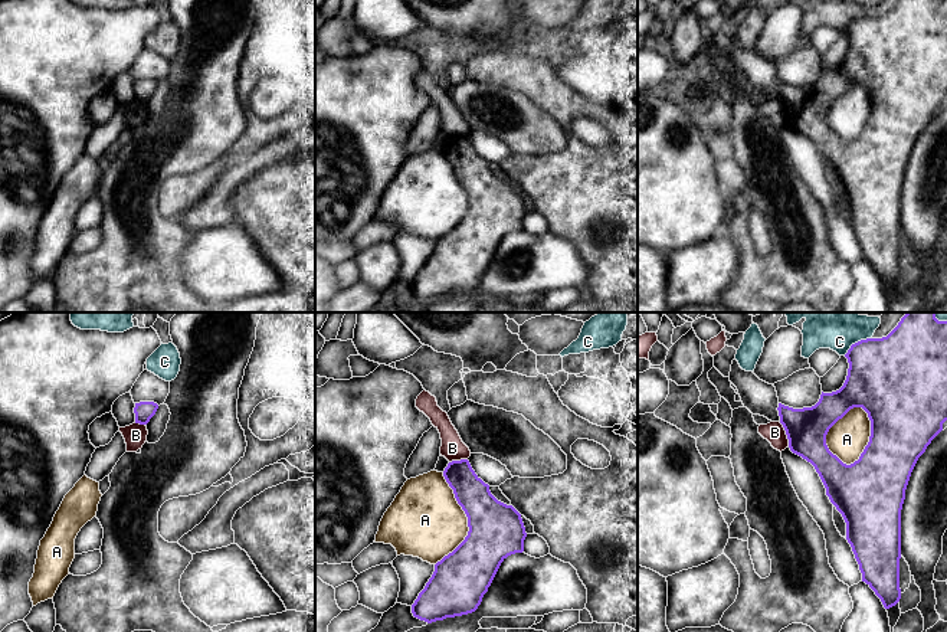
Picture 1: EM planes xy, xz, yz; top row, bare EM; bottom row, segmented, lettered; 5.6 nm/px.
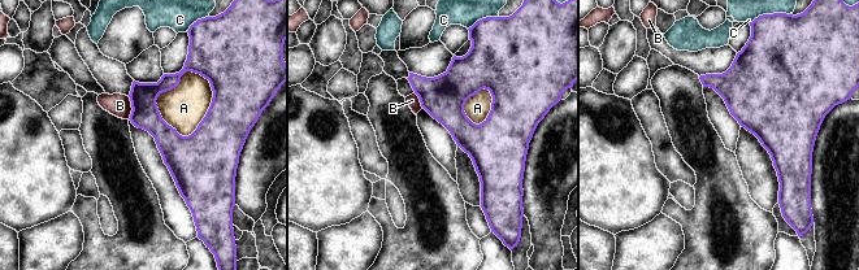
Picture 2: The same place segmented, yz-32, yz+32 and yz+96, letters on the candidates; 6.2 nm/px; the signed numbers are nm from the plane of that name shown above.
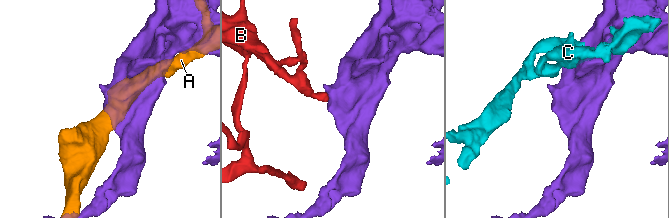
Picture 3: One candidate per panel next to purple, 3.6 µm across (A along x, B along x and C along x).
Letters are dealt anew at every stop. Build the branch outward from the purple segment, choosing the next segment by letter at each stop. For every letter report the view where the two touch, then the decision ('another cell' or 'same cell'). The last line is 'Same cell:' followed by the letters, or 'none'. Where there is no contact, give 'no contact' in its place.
A: yz | another cell
B: yz | another cell
C: yz | another cell
Same cell: none

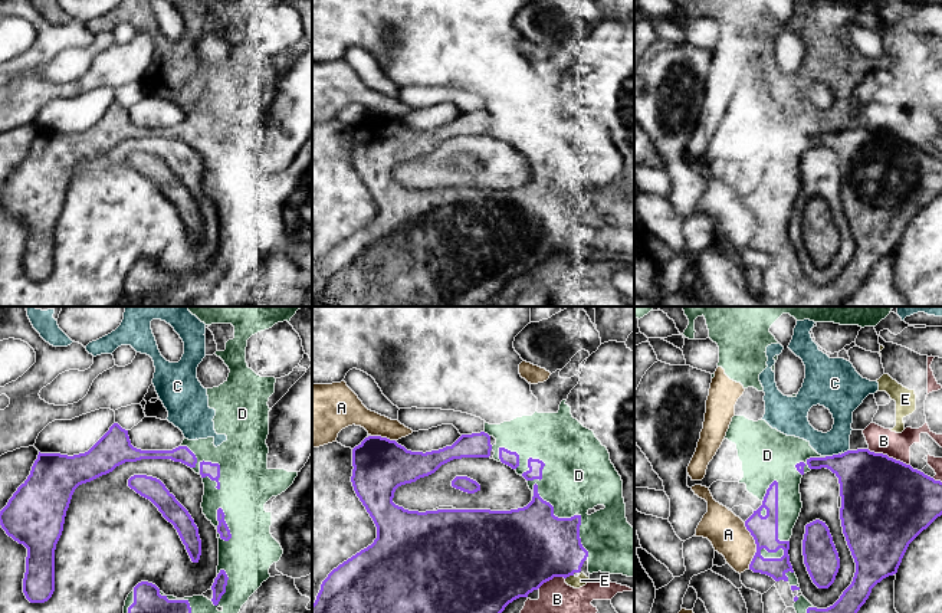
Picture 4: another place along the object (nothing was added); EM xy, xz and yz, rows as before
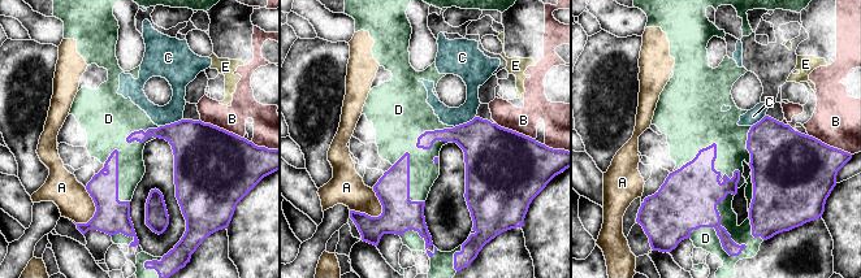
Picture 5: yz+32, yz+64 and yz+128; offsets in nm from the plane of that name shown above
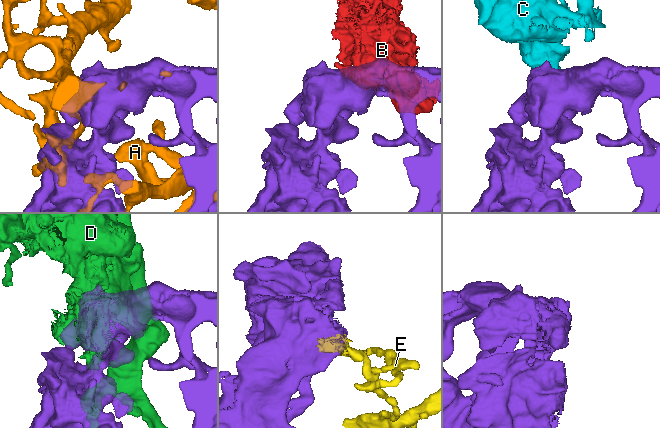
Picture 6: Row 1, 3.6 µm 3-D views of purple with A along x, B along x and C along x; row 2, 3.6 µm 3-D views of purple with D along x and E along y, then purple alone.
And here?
A: yz | another cell
B: yz | another cell
C: yz | another cell
D: xy | same cell
E: xz | another cell
Same cell: D

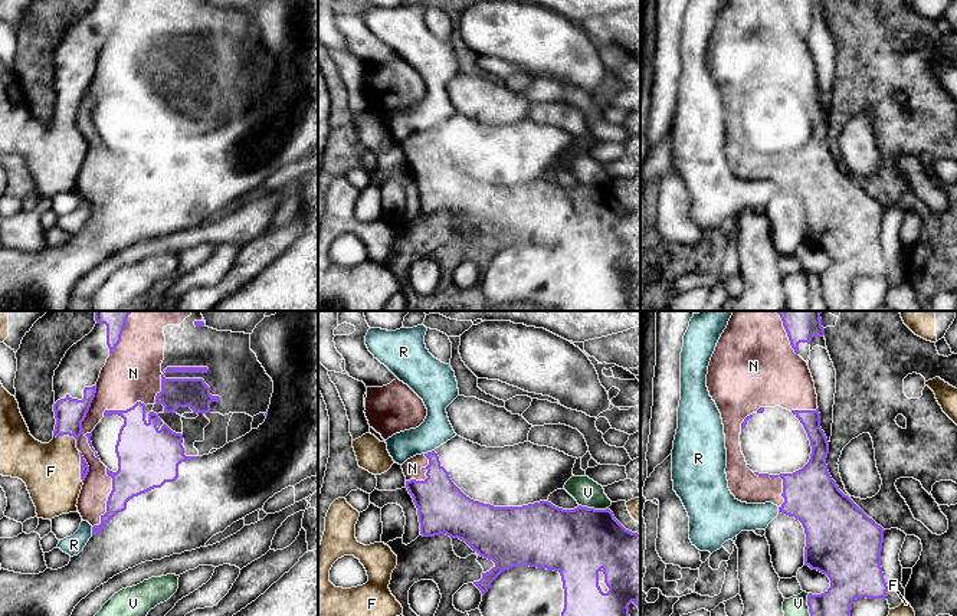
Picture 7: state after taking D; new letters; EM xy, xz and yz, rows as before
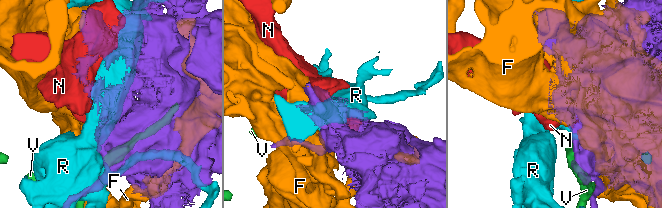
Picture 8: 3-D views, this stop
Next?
F: xy | another cell
N: xy | same cell
R: xz | another cell
V: xz | another cell
Same cell: N

